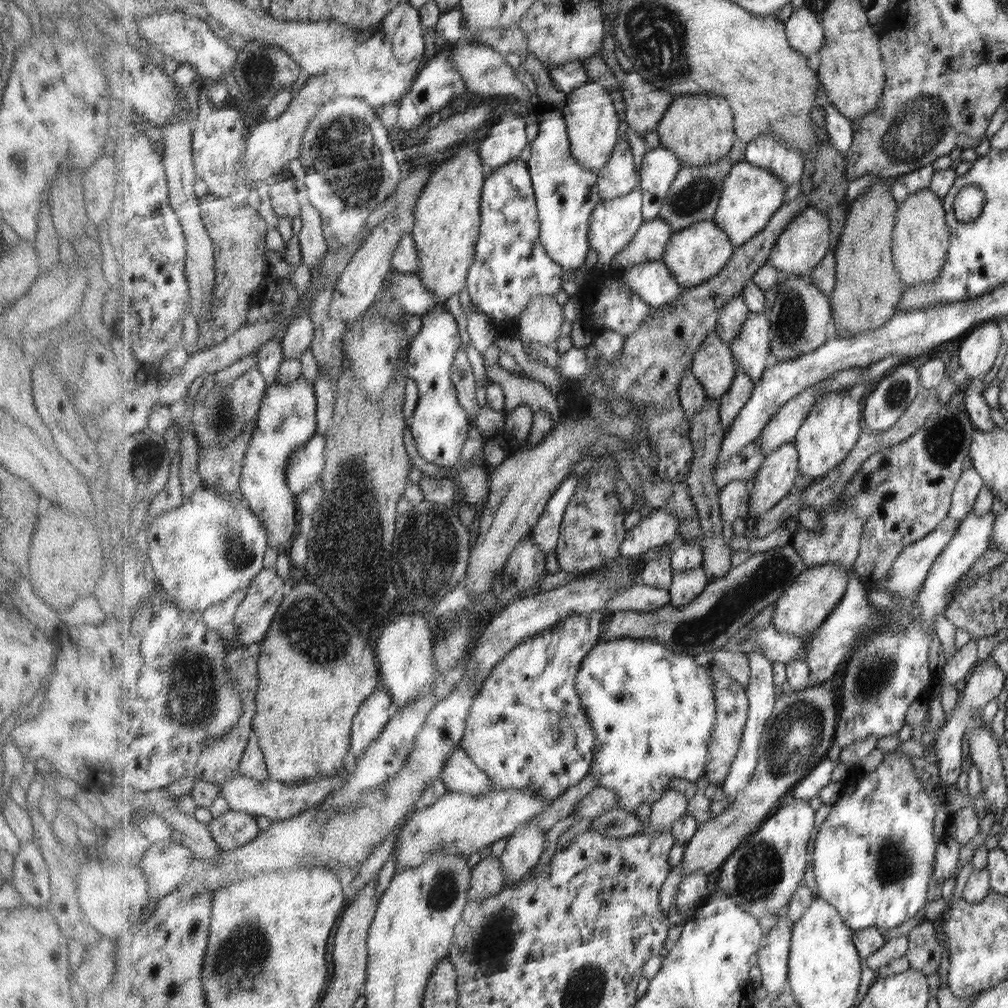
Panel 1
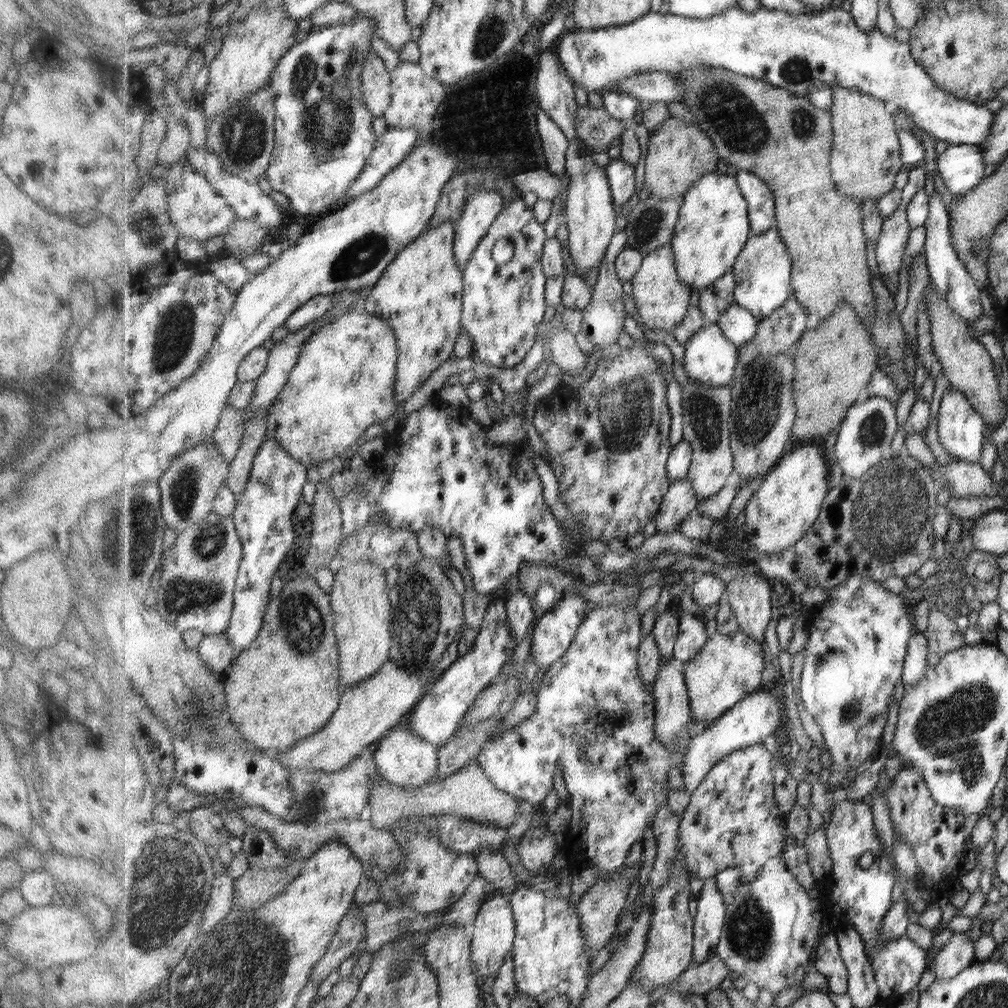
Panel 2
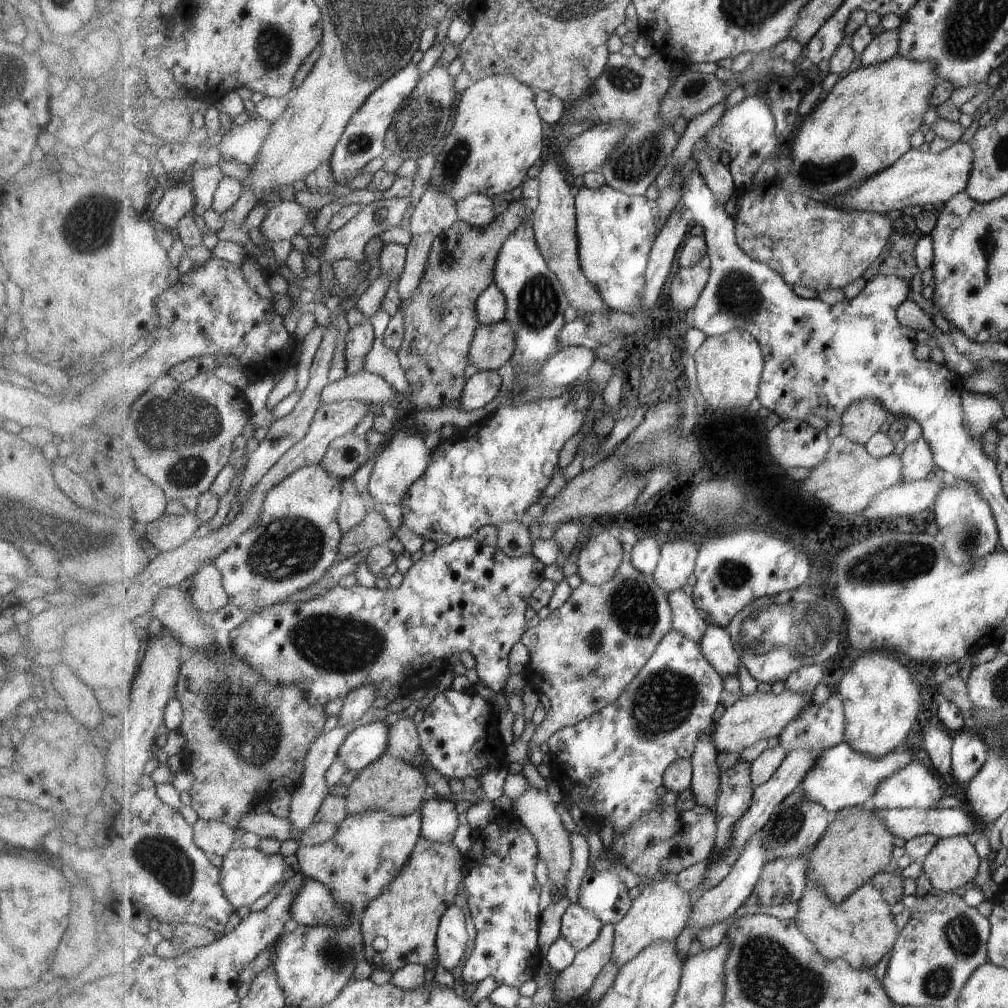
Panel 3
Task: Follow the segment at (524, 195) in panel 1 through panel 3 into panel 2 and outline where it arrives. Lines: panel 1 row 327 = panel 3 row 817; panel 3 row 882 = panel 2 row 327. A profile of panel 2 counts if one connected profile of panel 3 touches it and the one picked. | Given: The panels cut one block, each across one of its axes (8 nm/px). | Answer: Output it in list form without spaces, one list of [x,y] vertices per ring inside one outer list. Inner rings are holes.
[[[523,196],[515,199],[513,203],[509,203],[500,215],[496,218],[496,222],[492,224],[488,234],[481,240],[480,246],[476,250],[476,254],[469,261],[468,266],[464,270],[464,311],[462,312],[462,324],[472,339],[473,355],[479,358],[481,362],[487,366],[499,368],[513,368],[527,358],[529,351],[537,342],[537,334],[539,334],[539,324],[545,318],[545,310],[547,310],[546,284],[550,279],[544,271],[542,259],[544,256],[544,246],[548,242],[548,233],[544,224],[541,224],[534,215],[533,209],[527,209],[523,203]],[[507,238],[514,247],[514,254],[510,261],[497,264],[491,256],[493,246],[501,240]]]

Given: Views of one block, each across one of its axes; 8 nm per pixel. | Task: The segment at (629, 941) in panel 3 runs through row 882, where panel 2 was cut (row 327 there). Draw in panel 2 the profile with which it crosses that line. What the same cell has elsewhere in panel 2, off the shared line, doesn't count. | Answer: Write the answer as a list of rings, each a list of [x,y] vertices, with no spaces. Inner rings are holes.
[[[667,243],[655,252],[648,254],[631,284],[637,313],[644,324],[644,328],[653,328],[653,330],[658,328],[672,333],[679,324],[684,322],[690,307],[689,300],[691,300],[692,288],[686,282],[679,280],[672,244]]]

